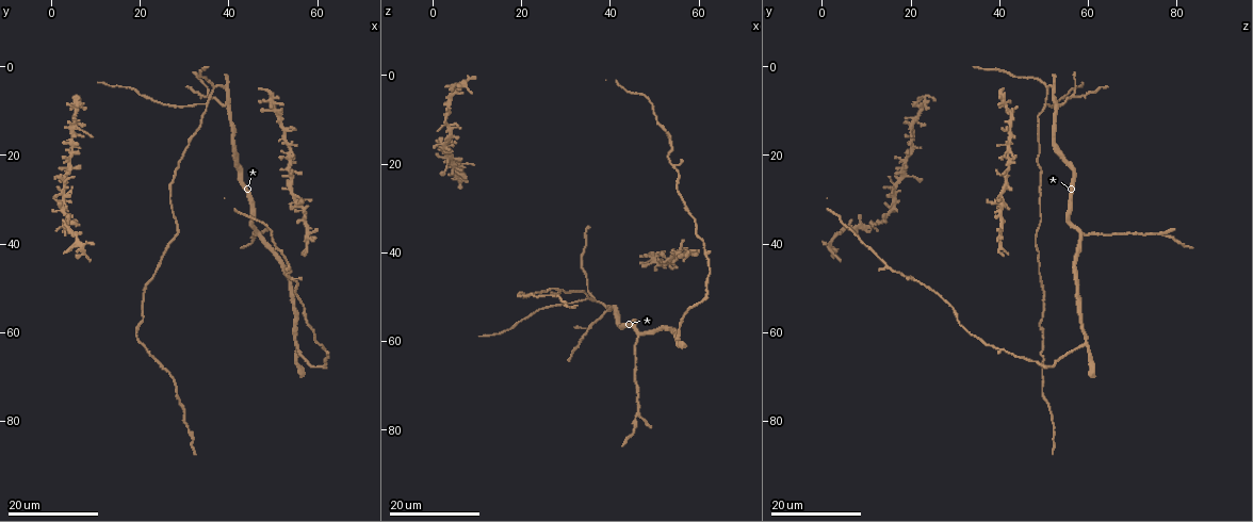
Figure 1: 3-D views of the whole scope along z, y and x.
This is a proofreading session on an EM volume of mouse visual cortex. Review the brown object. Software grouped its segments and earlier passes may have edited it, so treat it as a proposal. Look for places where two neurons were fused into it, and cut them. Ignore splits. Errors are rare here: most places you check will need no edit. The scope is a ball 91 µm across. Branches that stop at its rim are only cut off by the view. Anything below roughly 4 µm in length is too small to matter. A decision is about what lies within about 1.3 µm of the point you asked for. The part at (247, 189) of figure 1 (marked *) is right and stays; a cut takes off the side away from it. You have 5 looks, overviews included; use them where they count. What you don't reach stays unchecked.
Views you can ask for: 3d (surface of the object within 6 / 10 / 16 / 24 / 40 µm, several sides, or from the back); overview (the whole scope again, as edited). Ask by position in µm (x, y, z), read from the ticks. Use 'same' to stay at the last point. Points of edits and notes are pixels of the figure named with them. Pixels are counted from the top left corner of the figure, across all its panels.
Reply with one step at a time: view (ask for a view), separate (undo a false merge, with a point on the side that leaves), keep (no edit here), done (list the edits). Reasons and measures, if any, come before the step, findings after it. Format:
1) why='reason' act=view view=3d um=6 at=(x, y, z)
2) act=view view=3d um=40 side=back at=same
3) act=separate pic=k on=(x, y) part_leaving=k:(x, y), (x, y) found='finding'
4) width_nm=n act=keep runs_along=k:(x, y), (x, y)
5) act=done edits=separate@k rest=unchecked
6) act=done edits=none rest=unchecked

why='small branch off a trunk' act=view view=3d um=24 at=(39.0, 9.0, 53.0)

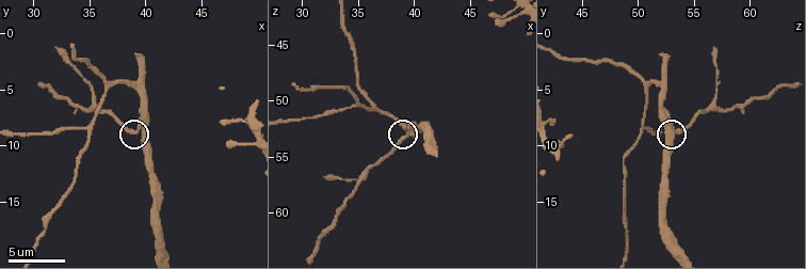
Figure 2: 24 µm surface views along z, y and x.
act=view view=3d um=10 at=(39.2, 8.4, 53.2)

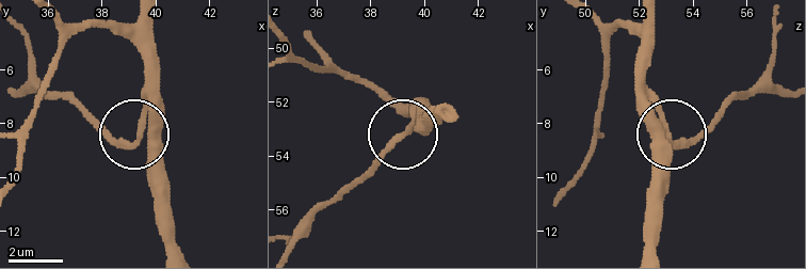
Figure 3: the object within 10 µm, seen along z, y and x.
side_arm_um=16 arms=3 act=keep found='one neuron here'

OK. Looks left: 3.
why='a fork' act=view view=3d um=10 at=(35.2, 6.6, 56.8)

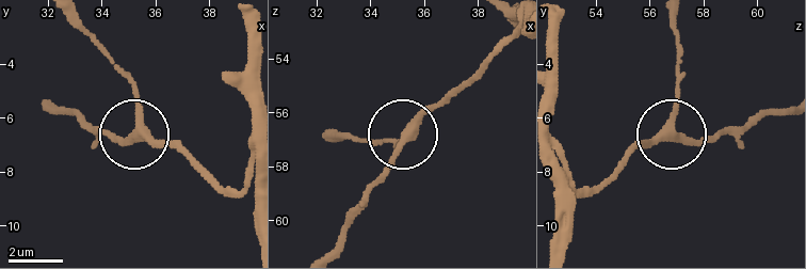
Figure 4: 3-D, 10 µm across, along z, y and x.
width_nm=290 act=keep runs_along=4:(251, 186), (216, 188), (175, 152), (141, 140), (129, 76) found='continuous, no second neuron'

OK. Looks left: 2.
act=view view=3d um=10 at=(35.0, 8.6, 50.4)

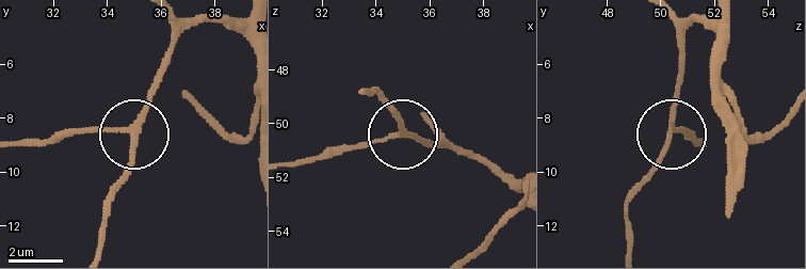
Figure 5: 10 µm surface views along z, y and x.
act=view view=3d um=6 at=(34.9, 8.4, 50.4)

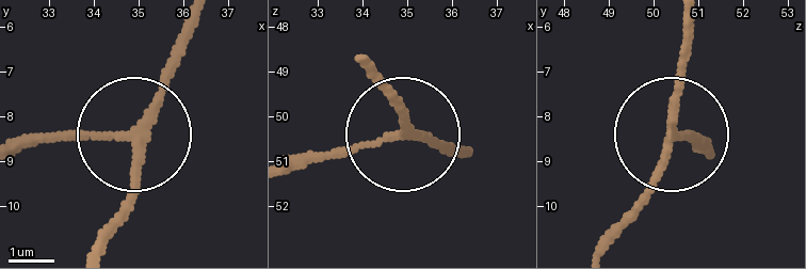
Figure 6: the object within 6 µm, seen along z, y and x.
width_nm=180 act=keep runs_along=6:(462, 158), (416, 136), (290, 158) found='all the same neuron'

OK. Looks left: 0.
act=done edits=none rest=unchecked

